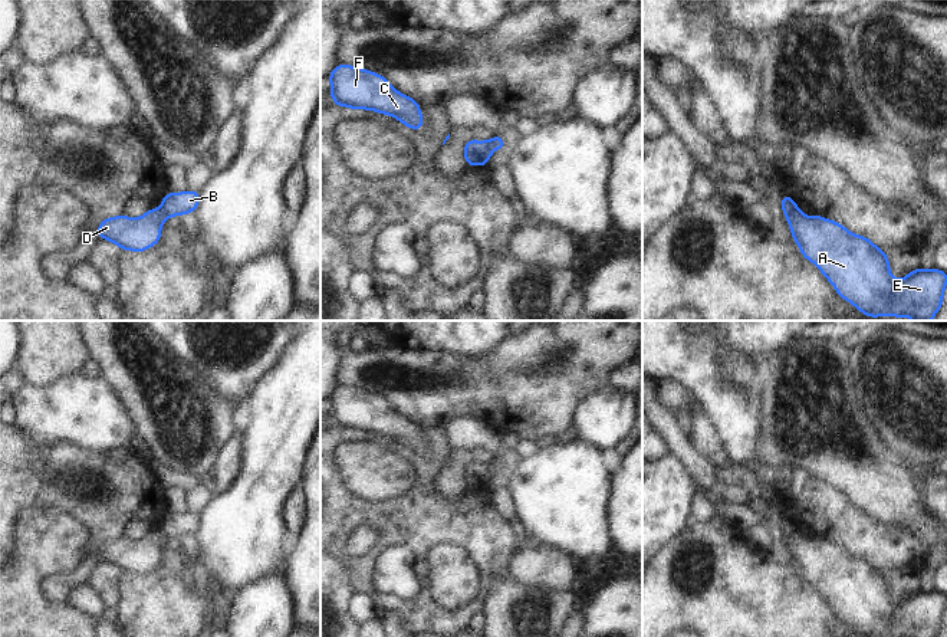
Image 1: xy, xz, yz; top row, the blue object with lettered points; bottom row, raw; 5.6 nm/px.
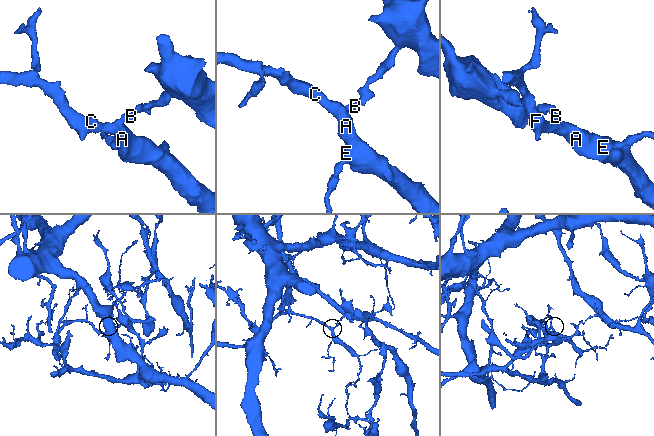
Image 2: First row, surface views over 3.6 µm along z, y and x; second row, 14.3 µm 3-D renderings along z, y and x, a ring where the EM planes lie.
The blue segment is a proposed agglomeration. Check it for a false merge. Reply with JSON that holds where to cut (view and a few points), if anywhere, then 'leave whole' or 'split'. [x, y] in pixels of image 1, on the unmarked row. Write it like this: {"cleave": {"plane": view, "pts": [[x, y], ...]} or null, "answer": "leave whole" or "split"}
{"cleave": {"plane": "yz", "pts": [[798, 531], [786, 538]]}, "answer": "split"}

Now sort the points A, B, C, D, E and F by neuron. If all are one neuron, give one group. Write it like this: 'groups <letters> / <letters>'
groups A C D E F / B

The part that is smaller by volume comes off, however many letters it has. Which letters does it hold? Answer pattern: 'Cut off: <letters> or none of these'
Cut off: B

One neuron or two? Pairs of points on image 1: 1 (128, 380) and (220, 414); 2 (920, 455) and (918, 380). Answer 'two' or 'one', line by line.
1: one
2: one

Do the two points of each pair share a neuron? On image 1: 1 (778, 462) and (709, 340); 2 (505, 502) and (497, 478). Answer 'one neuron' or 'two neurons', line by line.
1: two neurons
2: one neuron

